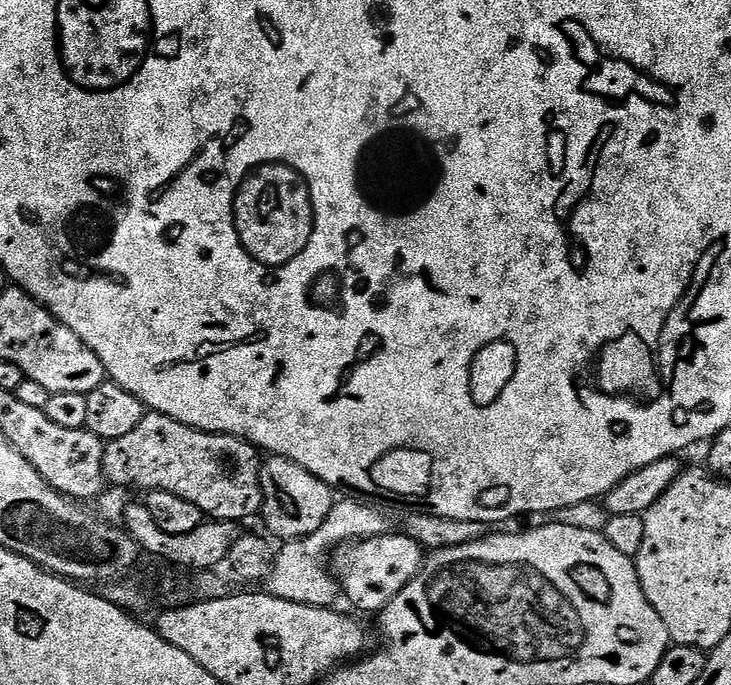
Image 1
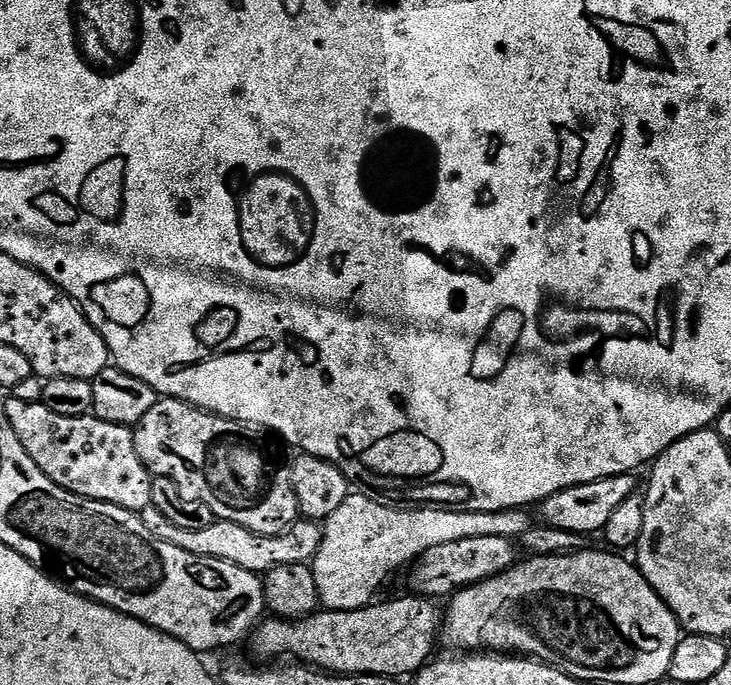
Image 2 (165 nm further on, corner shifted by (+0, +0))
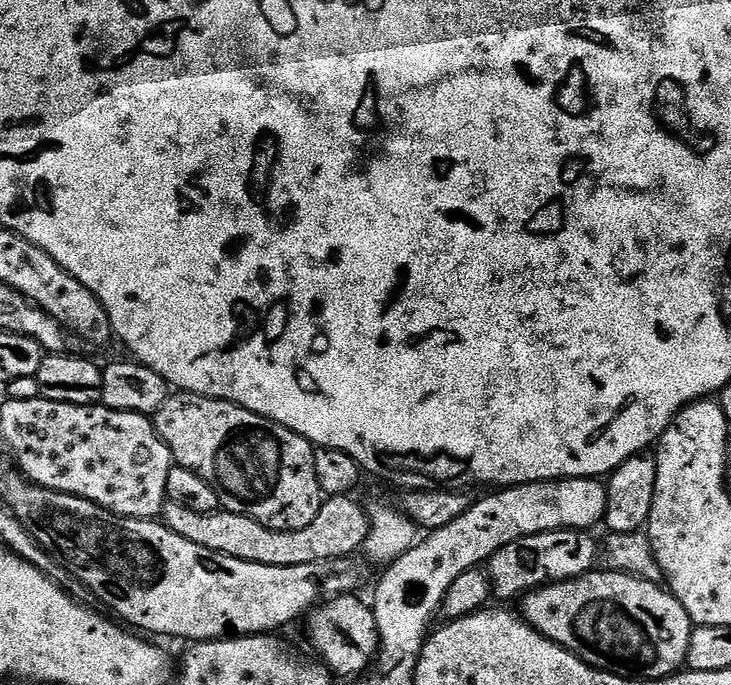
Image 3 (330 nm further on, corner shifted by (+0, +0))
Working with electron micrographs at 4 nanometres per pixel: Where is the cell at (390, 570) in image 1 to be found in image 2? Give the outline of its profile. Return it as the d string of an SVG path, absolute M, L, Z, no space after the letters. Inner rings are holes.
M483 536L482 538L462 538L458 542L446 542L426 550L415 561L412 572L411 591L418 596L429 598L447 597L453 590L467 588L469 584L478 584L489 576L497 576L511 568L513 541L506 536Z

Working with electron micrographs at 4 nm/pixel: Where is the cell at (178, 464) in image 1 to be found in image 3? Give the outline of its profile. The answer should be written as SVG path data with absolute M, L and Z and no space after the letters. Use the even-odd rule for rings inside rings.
M177 391L154 414L156 433L166 442L173 461L179 467L196 472L218 494L220 508L226 512L242 514L262 522L270 530L293 532L306 530L326 499L318 486L318 474L314 471L316 448L306 438L286 430L273 420L262 418L250 410L231 404L228 400L215 400L193 392Z

